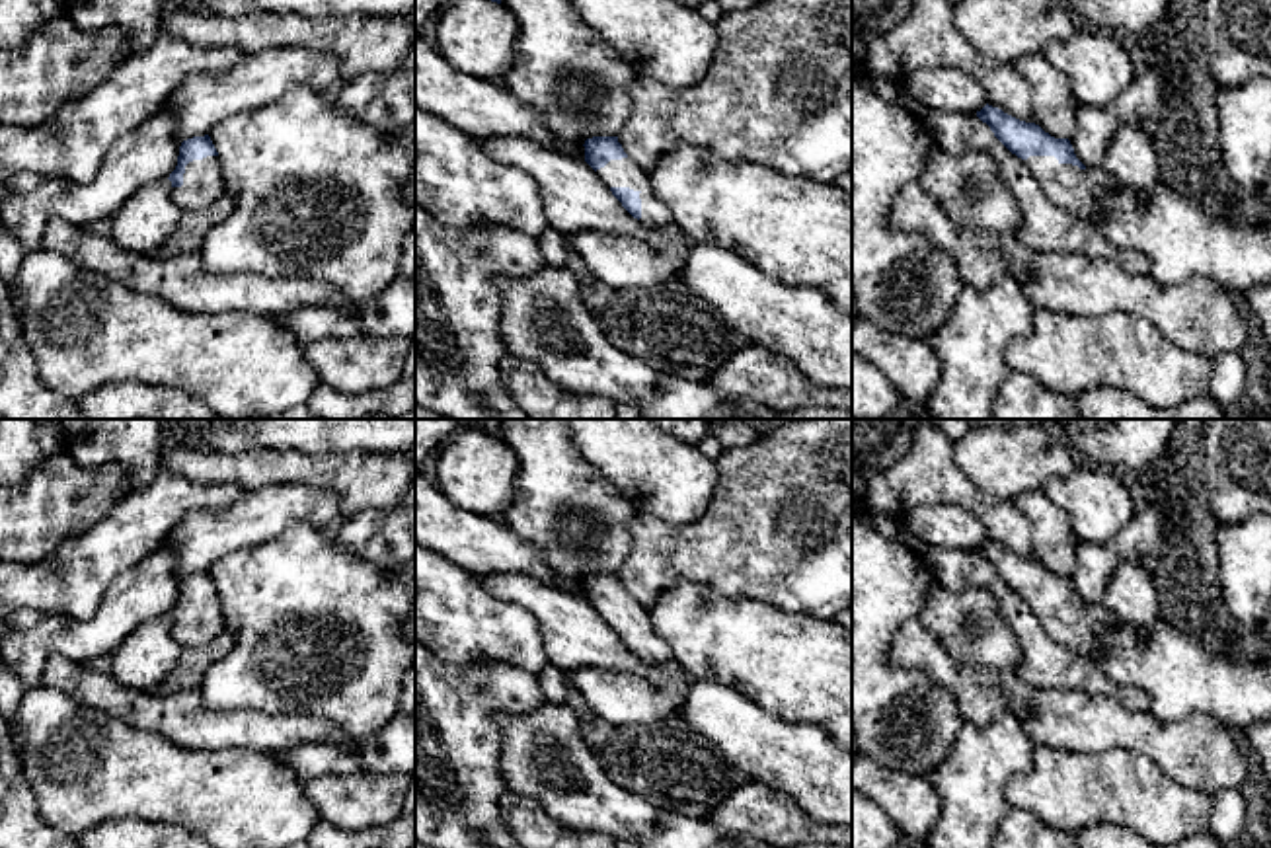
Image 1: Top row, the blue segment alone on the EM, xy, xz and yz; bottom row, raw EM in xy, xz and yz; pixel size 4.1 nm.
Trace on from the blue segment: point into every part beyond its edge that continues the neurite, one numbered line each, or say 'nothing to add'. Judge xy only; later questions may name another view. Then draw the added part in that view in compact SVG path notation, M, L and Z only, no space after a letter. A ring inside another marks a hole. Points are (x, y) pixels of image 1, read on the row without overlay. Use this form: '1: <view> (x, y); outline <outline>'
1: xy (203, 618); outline M218 593L193 597L185 602L183 622L173 624L173 637L181 647L209 645L226 628L226 616Z

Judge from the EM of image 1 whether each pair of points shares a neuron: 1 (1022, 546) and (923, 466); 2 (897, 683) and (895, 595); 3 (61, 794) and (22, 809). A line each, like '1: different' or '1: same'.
1: same
2: same
3: different

